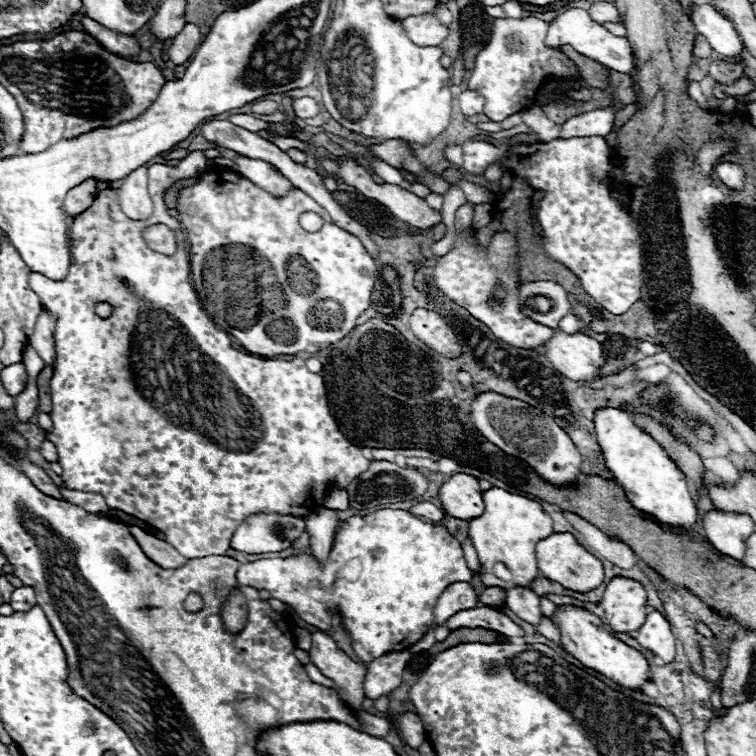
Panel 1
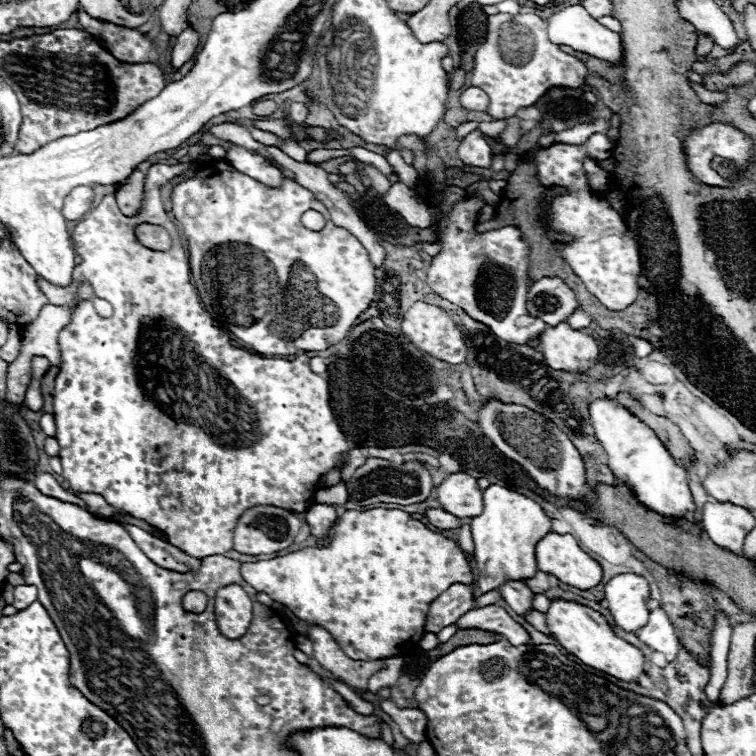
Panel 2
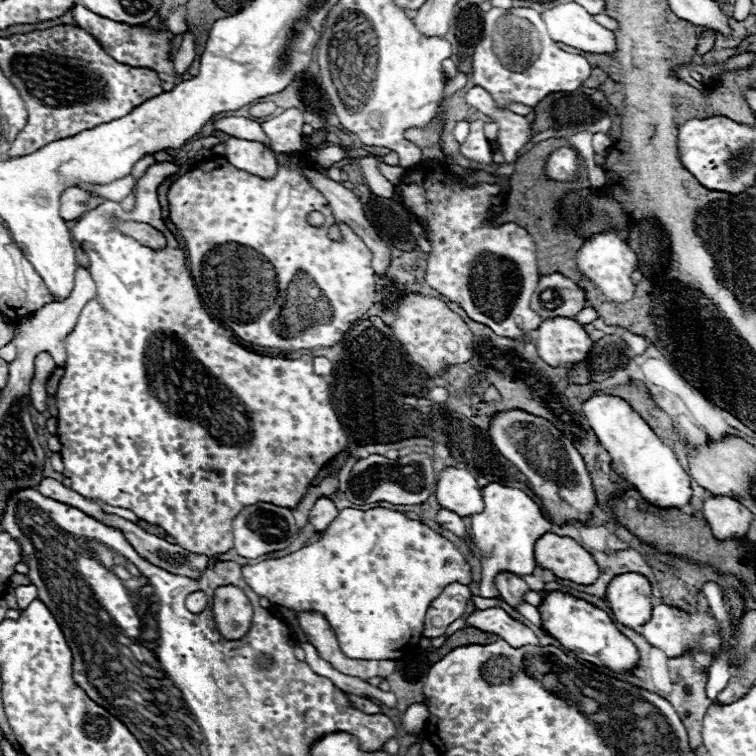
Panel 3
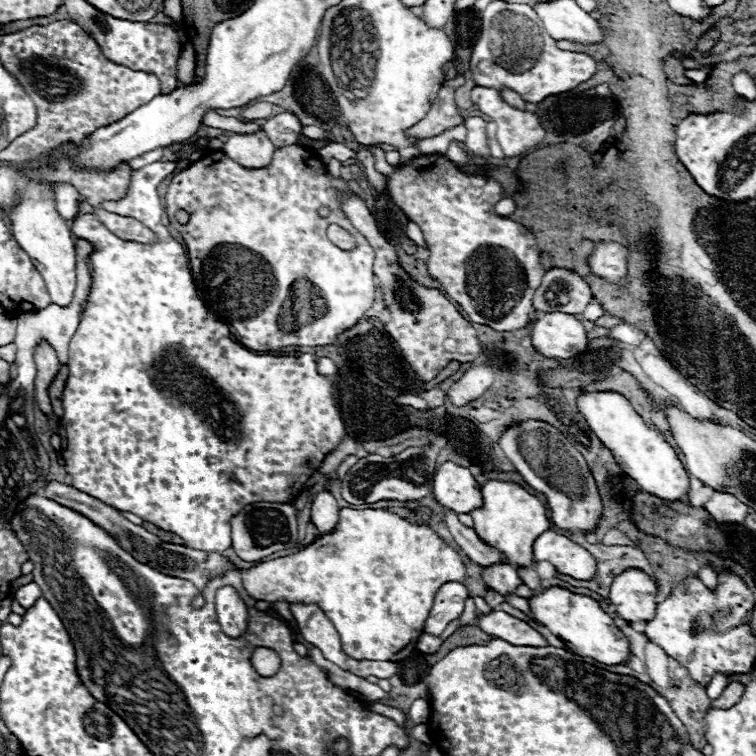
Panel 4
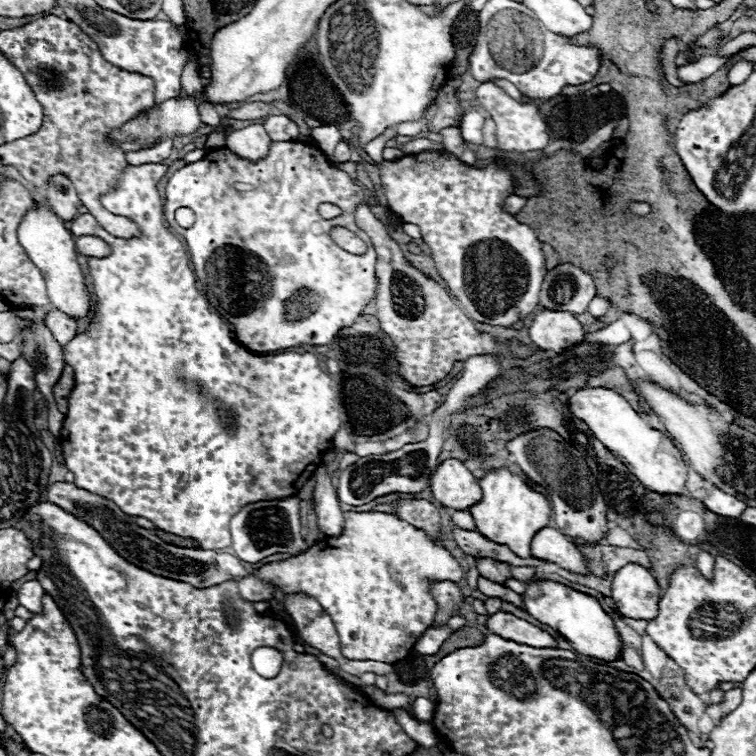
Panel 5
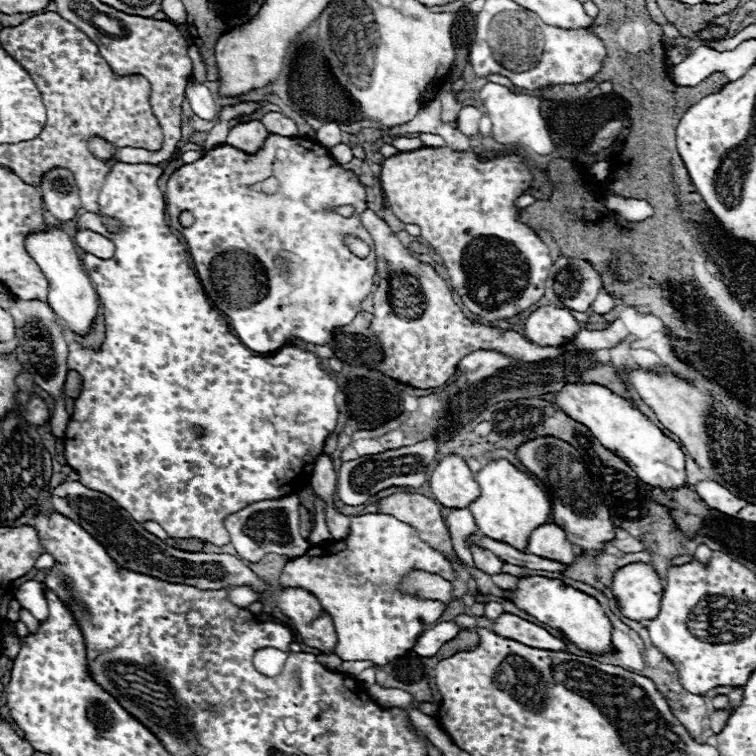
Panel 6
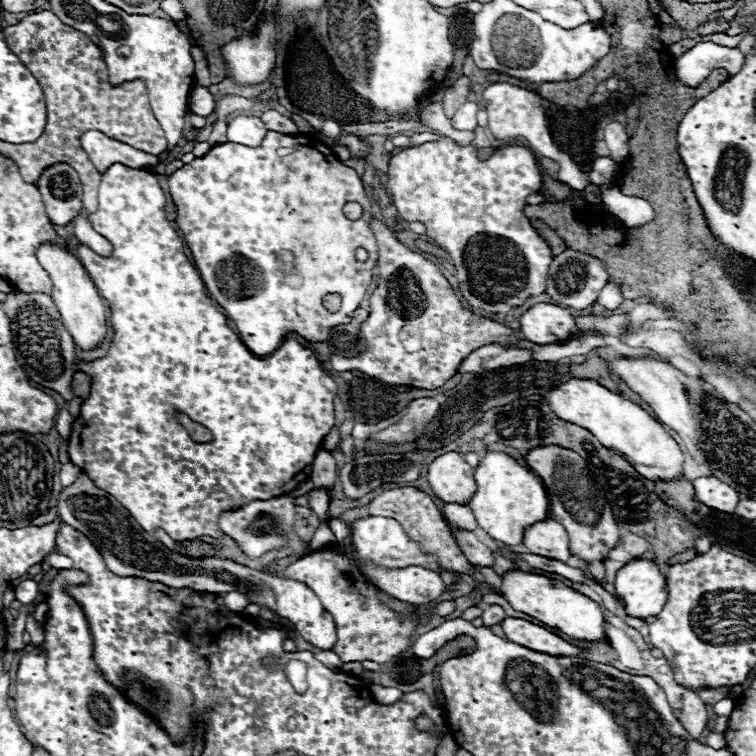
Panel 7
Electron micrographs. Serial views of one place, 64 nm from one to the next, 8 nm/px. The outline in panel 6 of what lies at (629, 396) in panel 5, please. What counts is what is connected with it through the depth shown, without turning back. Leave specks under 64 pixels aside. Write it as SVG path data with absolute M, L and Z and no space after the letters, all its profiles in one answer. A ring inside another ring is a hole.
M598 364L592 366L588 370L582 372L582 382L594 382L594 384L602 384L606 388L610 388L614 394L620 394L624 398L630 398L628 392L624 390L622 380L616 374L616 368L612 368L612 364Z

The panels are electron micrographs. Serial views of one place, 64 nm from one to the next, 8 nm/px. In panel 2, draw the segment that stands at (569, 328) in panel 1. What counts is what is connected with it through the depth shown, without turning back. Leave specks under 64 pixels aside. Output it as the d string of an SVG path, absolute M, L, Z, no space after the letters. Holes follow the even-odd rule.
M576 310L568 320L566 320L572 328L576 328L576 330L582 330L582 328L588 328L590 326L590 322L592 322L592 318L588 316L588 314L584 314L582 310Z

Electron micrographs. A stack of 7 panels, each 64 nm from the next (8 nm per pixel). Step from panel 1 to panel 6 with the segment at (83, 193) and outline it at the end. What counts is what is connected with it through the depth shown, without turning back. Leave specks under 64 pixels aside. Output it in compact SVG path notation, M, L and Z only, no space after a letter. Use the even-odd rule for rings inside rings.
M54 168L44 174L40 182L40 192L44 198L46 210L58 220L68 222L74 220L80 206L80 194L76 180L70 170L66 168Z

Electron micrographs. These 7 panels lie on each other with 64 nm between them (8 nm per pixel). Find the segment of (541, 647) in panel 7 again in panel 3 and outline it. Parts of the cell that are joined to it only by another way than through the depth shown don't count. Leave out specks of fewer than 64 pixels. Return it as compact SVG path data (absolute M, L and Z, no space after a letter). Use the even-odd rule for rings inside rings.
M502 608L476 610L468 618L468 626L476 626L478 630L488 630L490 634L500 636L502 640L506 640L514 648L528 646L528 644L532 644L532 646L540 644L540 640L534 636L534 632L528 626L510 618Z

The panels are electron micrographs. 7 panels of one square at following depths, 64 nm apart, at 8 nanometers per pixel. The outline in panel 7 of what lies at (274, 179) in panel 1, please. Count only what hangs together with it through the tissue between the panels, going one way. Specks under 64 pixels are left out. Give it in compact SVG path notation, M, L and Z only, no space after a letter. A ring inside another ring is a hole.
M238 114L228 124L228 142L244 144L244 146L258 146L266 134L266 126L258 116Z

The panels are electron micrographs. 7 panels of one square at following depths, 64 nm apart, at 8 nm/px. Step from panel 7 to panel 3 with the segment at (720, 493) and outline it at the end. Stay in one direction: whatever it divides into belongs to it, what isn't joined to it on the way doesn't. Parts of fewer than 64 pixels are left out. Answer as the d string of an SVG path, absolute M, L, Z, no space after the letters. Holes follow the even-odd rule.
M712 496L704 502L702 510L706 522L710 524L716 538L742 538L748 532L748 526L752 522L752 512L728 496Z

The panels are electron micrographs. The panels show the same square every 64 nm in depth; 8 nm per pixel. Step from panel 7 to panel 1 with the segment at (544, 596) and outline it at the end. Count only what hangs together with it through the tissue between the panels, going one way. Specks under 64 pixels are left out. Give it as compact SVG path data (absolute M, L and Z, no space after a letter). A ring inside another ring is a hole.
M558 606L552 622L560 630L562 648L568 654L572 654L576 660L580 660L584 666L608 676L610 680L614 680L626 688L632 688L632 690L638 690L650 678L648 660L632 646L624 644L622 640L616 640L604 628L602 620L596 614L592 614L584 608L578 608L578 606Z

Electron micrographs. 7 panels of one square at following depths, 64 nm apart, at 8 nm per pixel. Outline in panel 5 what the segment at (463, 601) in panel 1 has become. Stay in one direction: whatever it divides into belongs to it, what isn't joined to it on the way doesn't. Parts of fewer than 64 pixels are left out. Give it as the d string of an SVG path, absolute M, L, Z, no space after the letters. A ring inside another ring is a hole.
M448 580L432 582L430 592L432 598L438 602L438 612L431 627L447 625L448 618L460 610L464 594L460 592L456 582L448 582Z

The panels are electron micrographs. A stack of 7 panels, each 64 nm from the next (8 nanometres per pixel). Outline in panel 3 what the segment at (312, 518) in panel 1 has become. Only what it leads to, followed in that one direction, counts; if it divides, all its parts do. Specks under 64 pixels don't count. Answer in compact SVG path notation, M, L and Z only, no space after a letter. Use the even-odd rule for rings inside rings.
M322 496L314 502L308 520L316 532L324 532L336 520L336 516L338 516L338 508L334 500L330 496Z

